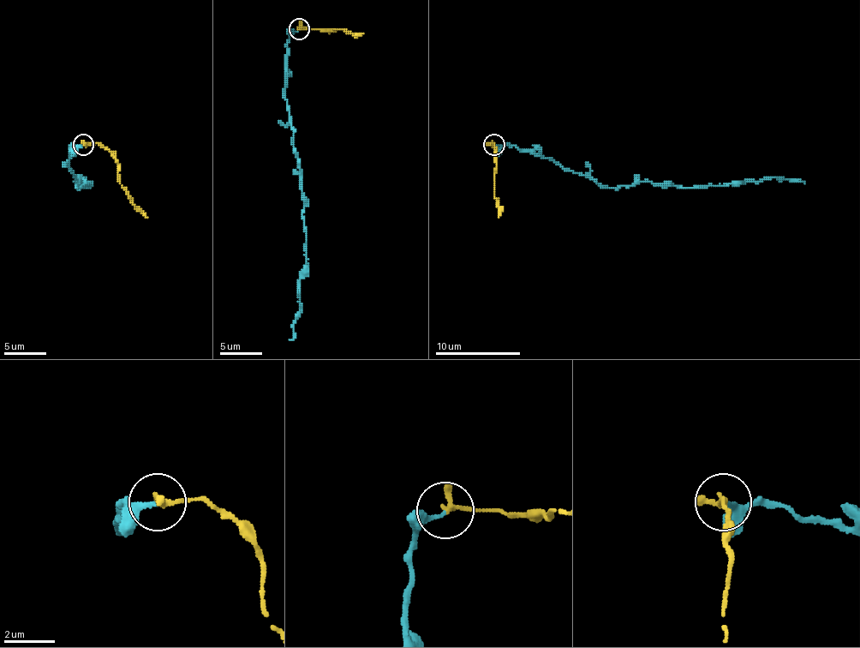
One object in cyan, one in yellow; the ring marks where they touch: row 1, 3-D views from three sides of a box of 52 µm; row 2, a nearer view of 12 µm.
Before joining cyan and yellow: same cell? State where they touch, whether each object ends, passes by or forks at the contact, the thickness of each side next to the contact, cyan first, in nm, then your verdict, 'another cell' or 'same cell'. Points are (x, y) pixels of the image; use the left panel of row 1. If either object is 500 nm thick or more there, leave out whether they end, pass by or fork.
(83, 145) | cyan ends | yellow ends | 190/280 nm | another cell

